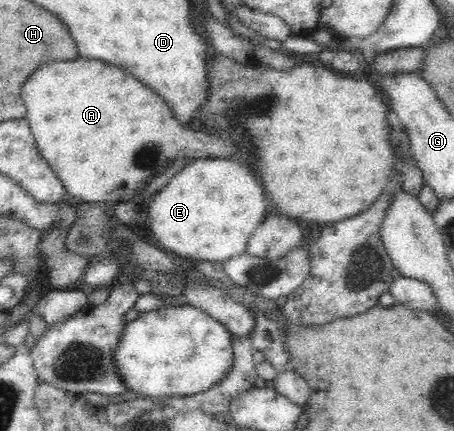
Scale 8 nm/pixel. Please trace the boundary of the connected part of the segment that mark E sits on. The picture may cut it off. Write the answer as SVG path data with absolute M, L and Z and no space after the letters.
M231 158L190 161L169 179L163 189L146 201L142 210L147 215L147 225L163 251L169 251L172 256L220 263L245 253L249 237L265 220L269 210L265 207L264 191L259 187L257 179L251 175L247 165L237 161Z

